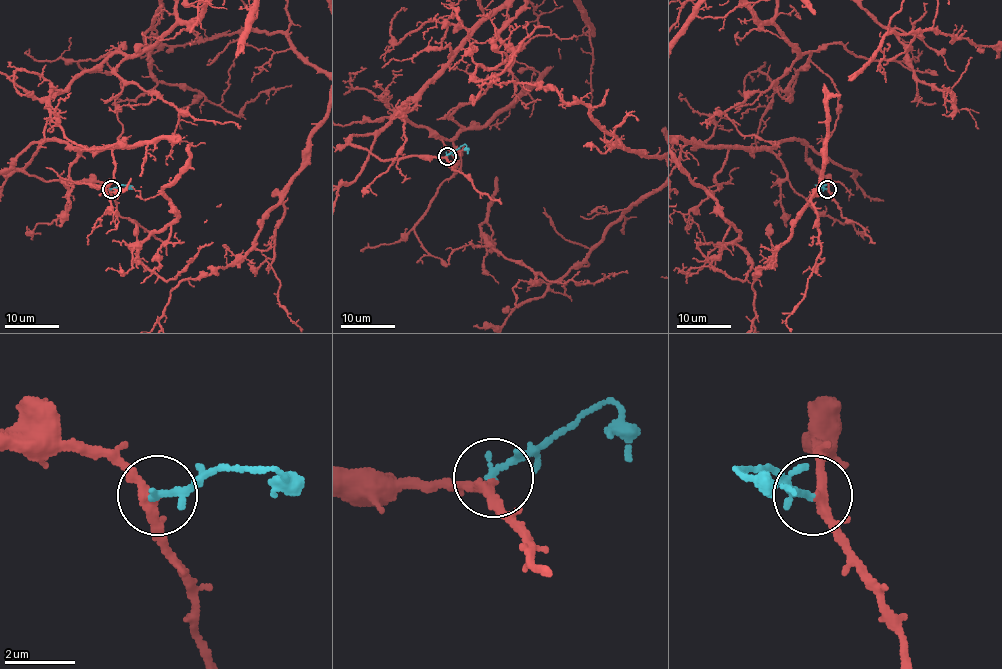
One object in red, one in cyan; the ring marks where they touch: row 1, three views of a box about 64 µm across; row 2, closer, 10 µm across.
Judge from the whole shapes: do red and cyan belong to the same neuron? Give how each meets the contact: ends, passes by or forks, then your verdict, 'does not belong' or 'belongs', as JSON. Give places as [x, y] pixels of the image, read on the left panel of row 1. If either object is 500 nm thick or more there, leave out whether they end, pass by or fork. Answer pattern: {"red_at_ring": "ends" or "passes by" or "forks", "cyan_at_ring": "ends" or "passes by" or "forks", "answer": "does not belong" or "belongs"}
{"red_at_ring": "forks", "cyan_at_ring": "ends", "answer": "belongs"}

